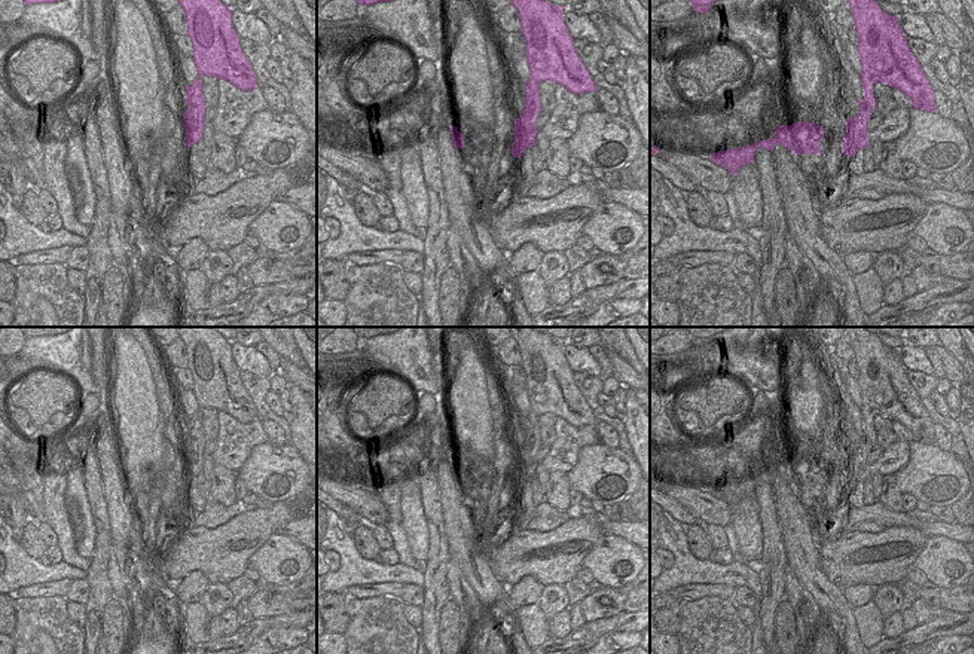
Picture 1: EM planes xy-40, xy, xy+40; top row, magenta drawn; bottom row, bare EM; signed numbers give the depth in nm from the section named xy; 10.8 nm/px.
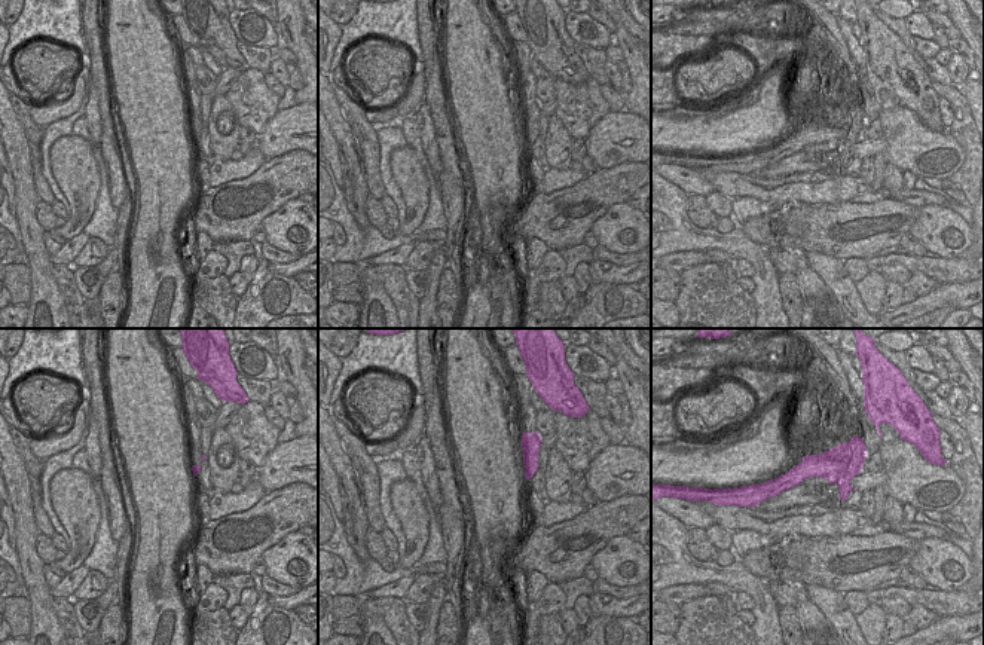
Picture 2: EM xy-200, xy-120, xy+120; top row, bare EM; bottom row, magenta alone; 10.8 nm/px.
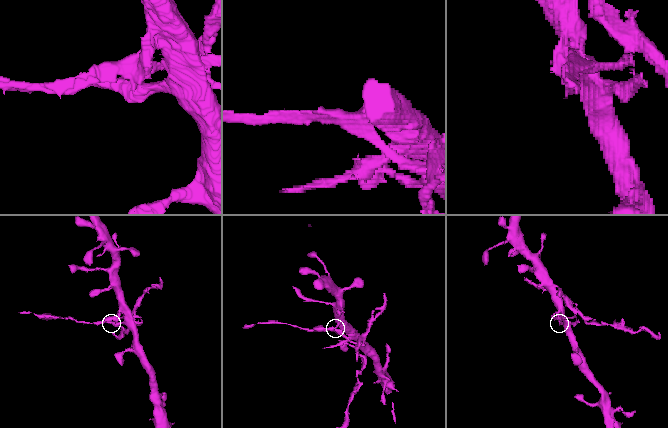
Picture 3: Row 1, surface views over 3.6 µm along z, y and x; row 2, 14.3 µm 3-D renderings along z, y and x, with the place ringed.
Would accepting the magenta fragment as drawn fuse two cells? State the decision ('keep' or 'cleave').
cleave

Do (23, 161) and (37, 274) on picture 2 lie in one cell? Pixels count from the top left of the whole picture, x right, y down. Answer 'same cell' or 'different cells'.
same cell

